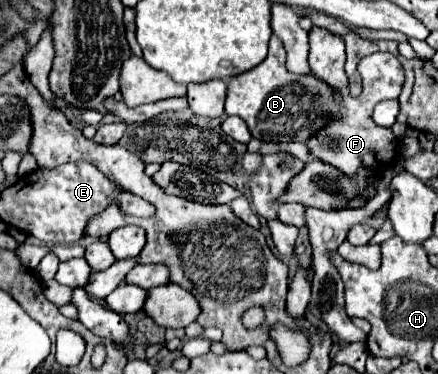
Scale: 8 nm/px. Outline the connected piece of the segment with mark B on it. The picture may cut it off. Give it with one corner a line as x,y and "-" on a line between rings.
273,34
269,40
269,56
249,72
233,76
227,88
225,112
245,120
253,138
263,142
307,142
321,128
329,126
329,118
337,118
341,94
315,74
297,78
285,66
283,42

